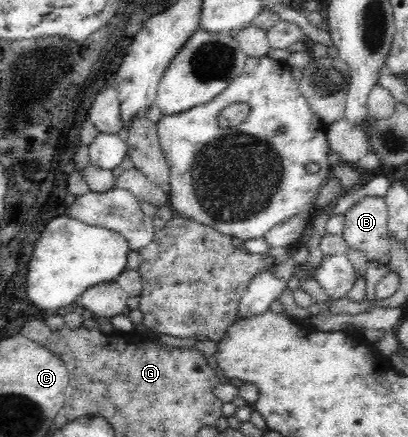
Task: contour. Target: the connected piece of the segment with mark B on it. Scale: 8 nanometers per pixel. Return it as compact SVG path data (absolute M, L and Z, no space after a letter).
M366 196L352 204L344 221L342 235L348 247L363 251L368 262L388 266L391 243L384 197Z

